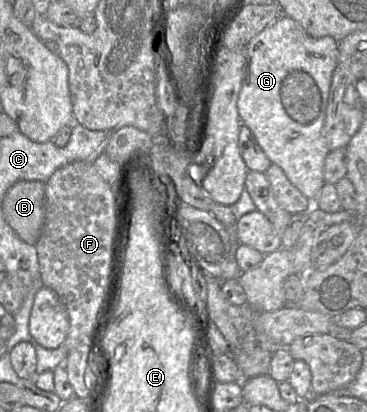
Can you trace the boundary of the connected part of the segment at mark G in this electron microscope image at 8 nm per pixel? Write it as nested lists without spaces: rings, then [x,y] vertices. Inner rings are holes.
[[[282,16],[276,22],[265,28],[258,35],[253,37],[245,47],[246,65],[245,74],[242,81],[241,90],[238,97],[238,113],[242,124],[246,125],[255,136],[258,144],[263,149],[269,160],[278,165],[288,180],[309,200],[314,201],[319,195],[324,181],[324,163],[330,148],[323,135],[323,126],[326,116],[326,109],[328,105],[329,92],[332,82],[333,72],[337,66],[338,61],[338,41],[330,36],[321,38],[313,38],[309,36],[304,28],[290,17]]]

